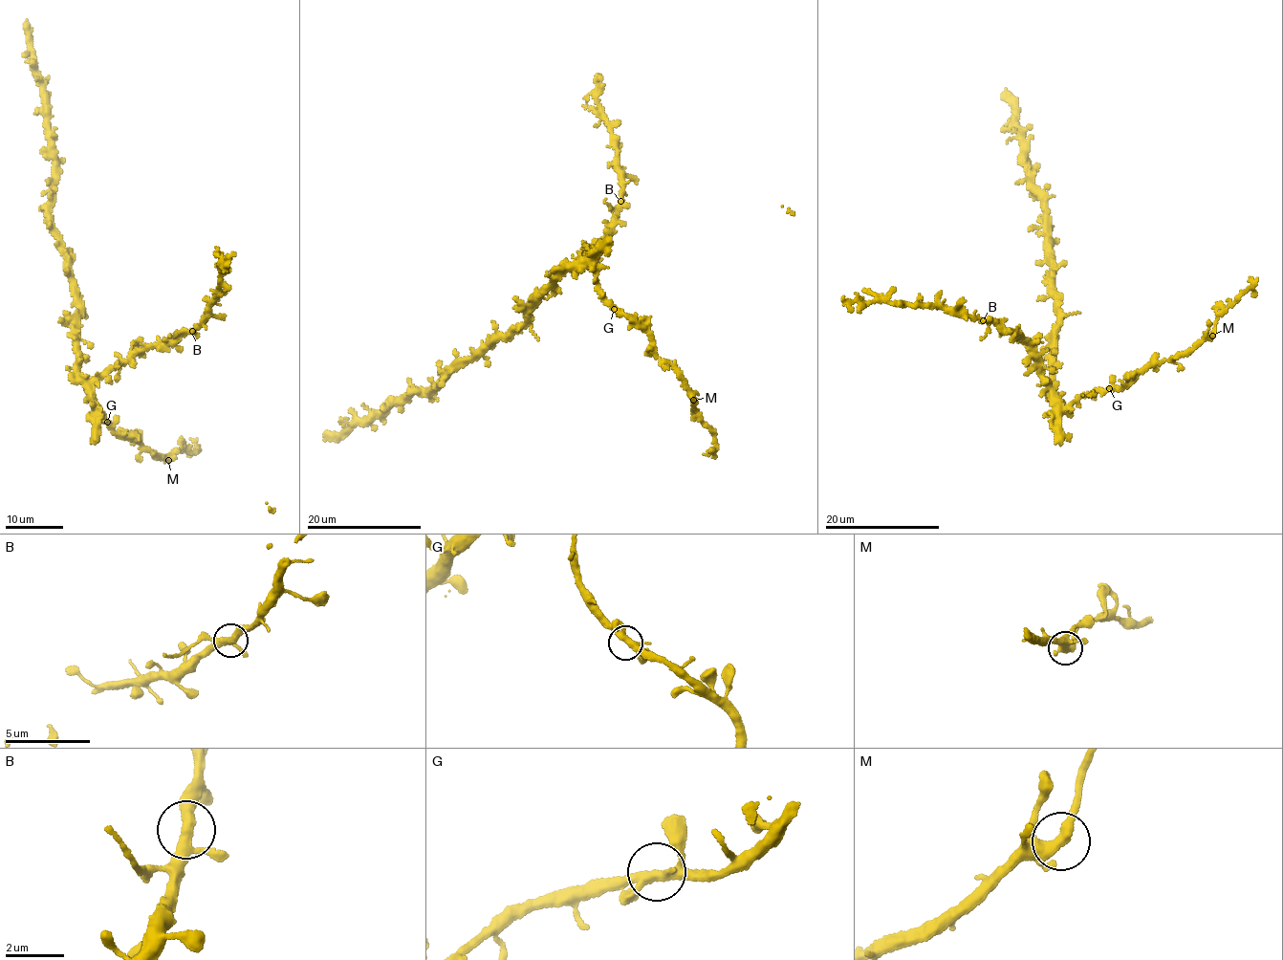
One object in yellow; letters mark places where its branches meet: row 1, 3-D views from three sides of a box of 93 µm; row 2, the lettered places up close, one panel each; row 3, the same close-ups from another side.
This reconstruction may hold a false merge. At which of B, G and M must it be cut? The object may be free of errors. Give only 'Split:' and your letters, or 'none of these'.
Split: none of these

